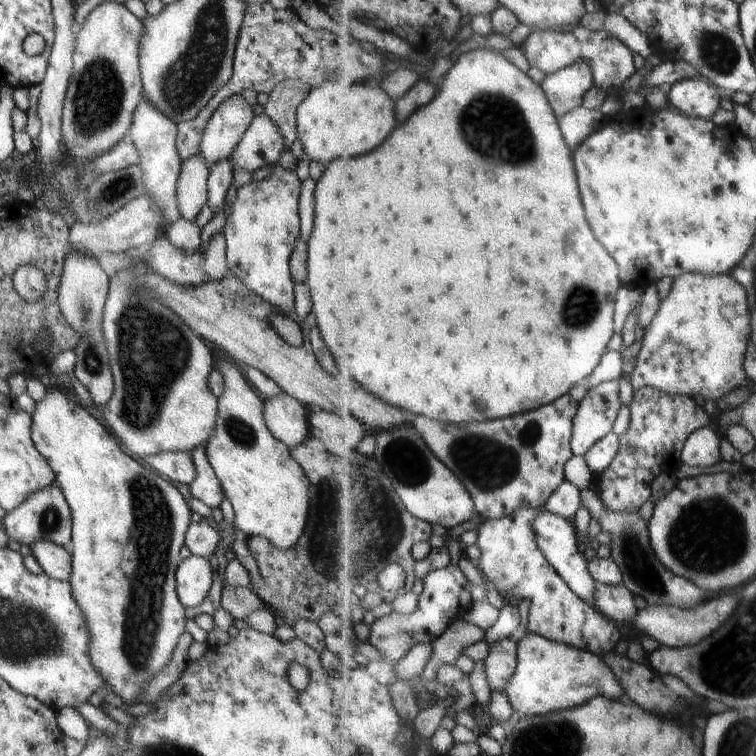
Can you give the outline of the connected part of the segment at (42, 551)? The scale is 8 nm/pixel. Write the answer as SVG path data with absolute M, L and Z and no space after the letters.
M43 538L30 542L31 555L50 578L69 582L72 572L71 553L64 547Z

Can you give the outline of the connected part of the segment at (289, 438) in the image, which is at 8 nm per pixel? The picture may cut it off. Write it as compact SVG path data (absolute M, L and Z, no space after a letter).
M286 392L266 398L263 402L263 416L268 430L289 448L312 442L307 414L306 407Z

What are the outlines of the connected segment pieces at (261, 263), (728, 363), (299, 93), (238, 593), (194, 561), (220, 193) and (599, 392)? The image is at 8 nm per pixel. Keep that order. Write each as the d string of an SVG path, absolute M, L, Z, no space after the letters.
M276 164L270 176L262 181L252 181L237 188L237 196L227 213L227 220L222 231L225 238L225 256L227 268L246 284L254 294L276 308L279 312L290 315L295 308L294 283L289 269L292 248L300 236L301 220L299 217L299 198L301 181L294 170L288 171Z
M686 272L674 280L669 295L662 302L660 314L644 335L637 366L631 374L632 386L635 391L652 387L670 394L687 394L693 397L701 395L705 400L722 399L750 380L745 364L752 335L753 317L750 316L749 293L745 286L733 275Z
M285 80L270 92L268 102L263 106L264 114L278 126L287 150L291 150L290 146L298 138L296 109L308 96L310 89L308 82Z
M226 585L222 589L221 607L229 612L234 619L245 620L246 616L250 616L252 612L267 606L251 591L250 587L230 588Z
M190 555L176 568L175 584L179 600L184 608L194 608L204 602L213 580L213 561L198 555Z
M220 160L209 167L207 203L213 214L220 212L226 200L228 188L233 180L231 160Z
M620 380L589 389L588 396L580 404L574 427L573 451L585 457L614 430L616 418L624 405L620 398Z

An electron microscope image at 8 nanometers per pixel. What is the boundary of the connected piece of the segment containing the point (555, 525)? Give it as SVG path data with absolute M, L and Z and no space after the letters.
M543 510L542 516L538 516L538 520L533 526L537 532L538 544L542 552L548 557L548 560L569 581L570 586L574 589L574 592L578 593L578 596L581 596L584 600L589 601L591 605L594 605L596 602L594 596L598 592L597 580L594 578L593 573L590 572L589 561L578 550L581 542L578 539L574 522L557 514L550 513L547 510Z

